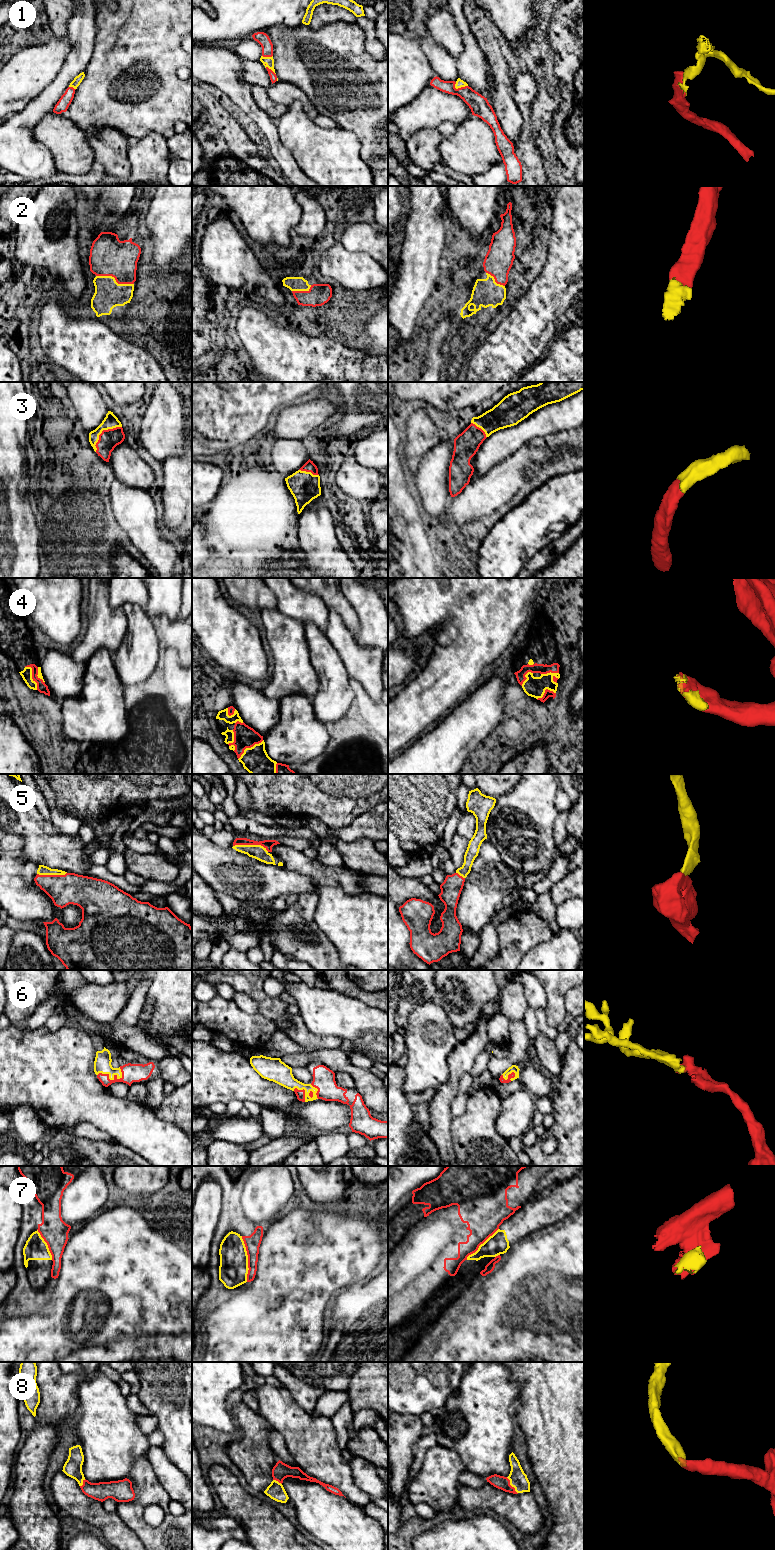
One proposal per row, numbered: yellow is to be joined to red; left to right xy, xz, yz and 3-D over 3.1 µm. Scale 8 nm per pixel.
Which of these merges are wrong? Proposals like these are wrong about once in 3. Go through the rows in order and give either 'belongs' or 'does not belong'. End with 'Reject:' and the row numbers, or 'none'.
1: belongs
2: belongs
3: belongs
4: belongs
5: belongs
6: belongs
7: does not belong
8: belongs
Reject: 7

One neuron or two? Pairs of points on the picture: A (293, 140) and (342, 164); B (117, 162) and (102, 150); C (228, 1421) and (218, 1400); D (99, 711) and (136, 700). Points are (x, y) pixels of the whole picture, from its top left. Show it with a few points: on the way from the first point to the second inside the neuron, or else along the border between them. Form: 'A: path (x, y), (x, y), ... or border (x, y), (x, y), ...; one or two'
A: path (305, 140), (318, 152), (330, 157); one
B: path (113, 158), (106, 151); one
C: path (223, 1416), (218, 1411), (218, 1405); one
D: border (126, 709), (127, 732); two

